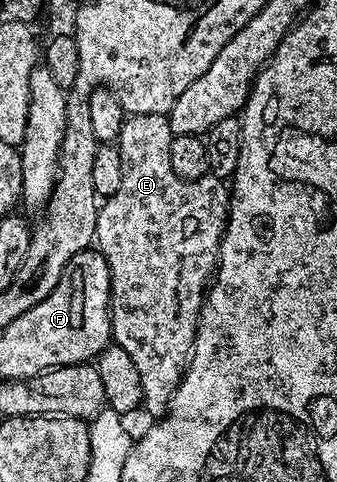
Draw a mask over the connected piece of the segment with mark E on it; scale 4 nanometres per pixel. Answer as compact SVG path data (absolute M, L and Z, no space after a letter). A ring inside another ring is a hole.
M133 114L124 117L117 143L121 156L121 188L117 188L117 192L113 192L113 196L99 206L99 215L95 225L97 249L105 256L111 277L111 337L115 344L125 348L125 352L133 356L133 364L137 364L137 373L141 375L143 406L149 413L155 414L151 416L166 414L171 398L175 395L175 389L179 387L179 381L183 379L183 374L187 371L191 350L195 347L195 333L199 327L199 314L203 310L203 299L209 289L215 267L219 264L219 245L227 227L227 213L231 211L231 192L224 179L214 178L209 172L204 178L185 180L177 176L177 172L173 172L173 164L169 164L169 144L172 137L171 125L166 114Z

